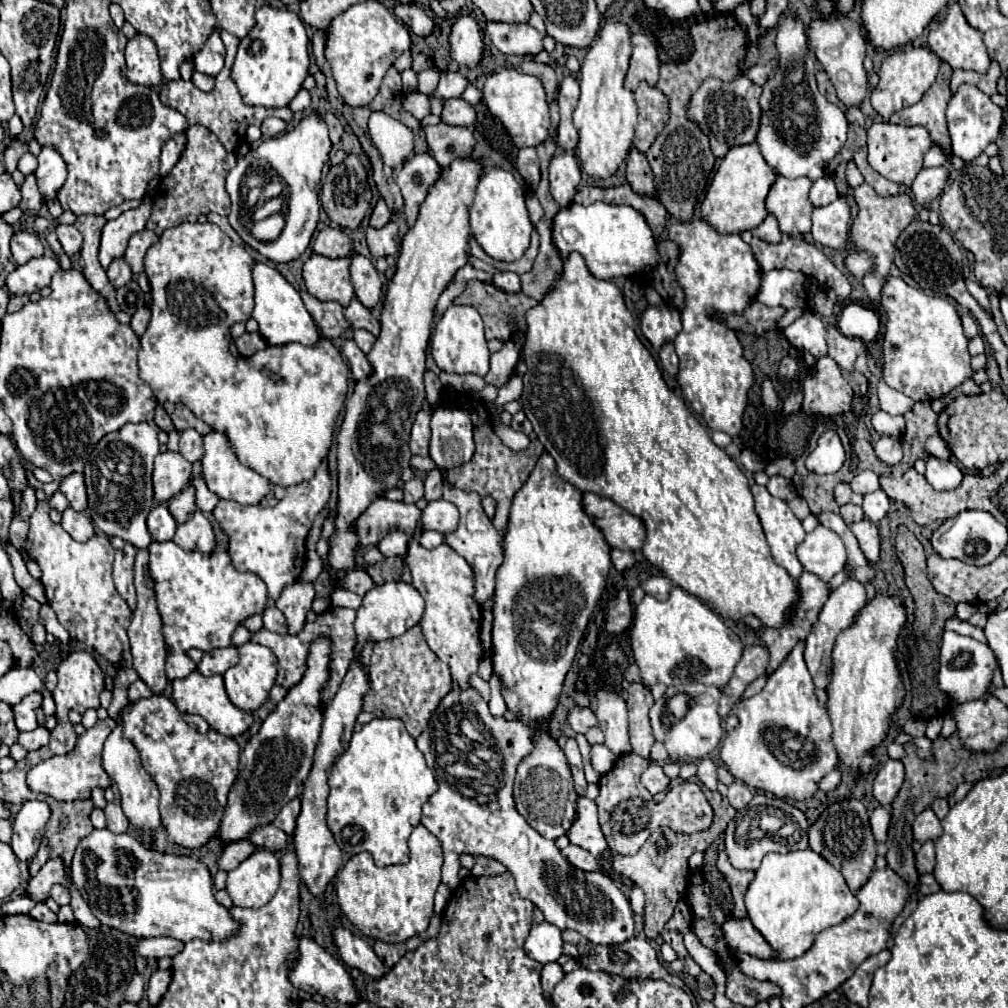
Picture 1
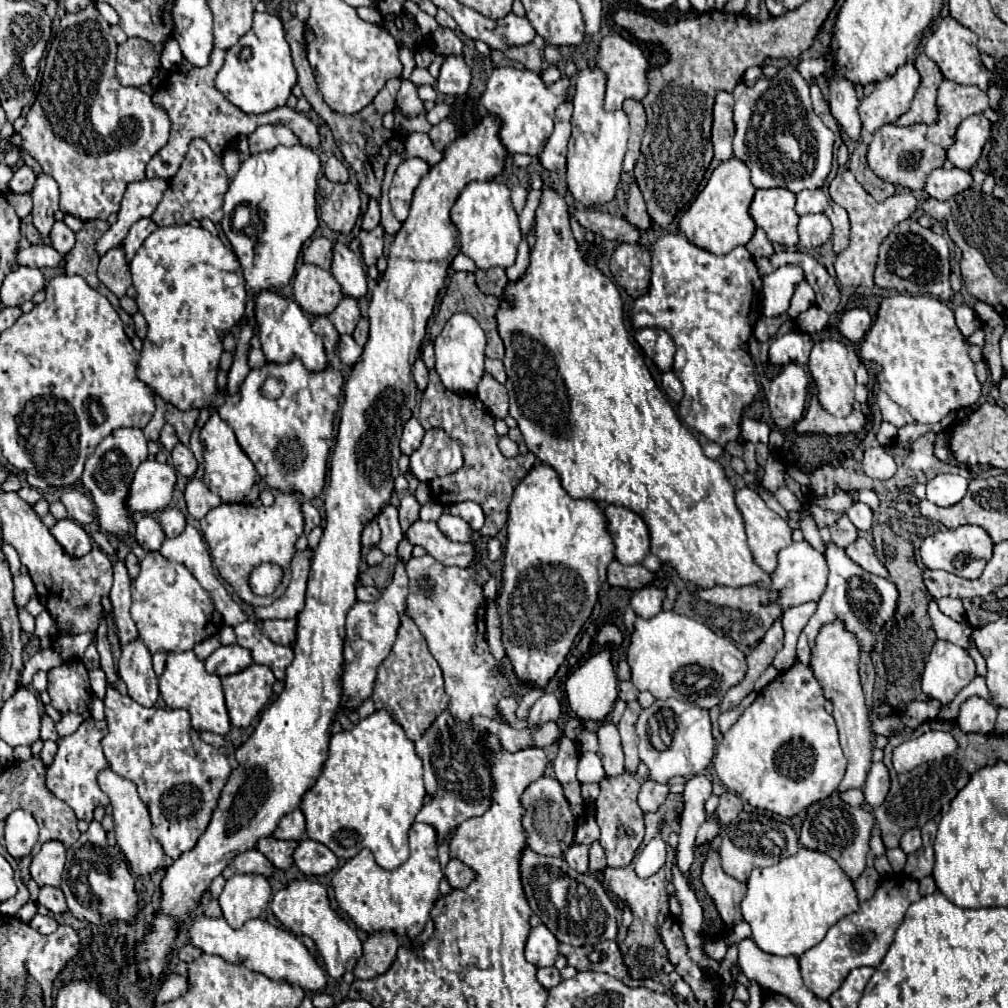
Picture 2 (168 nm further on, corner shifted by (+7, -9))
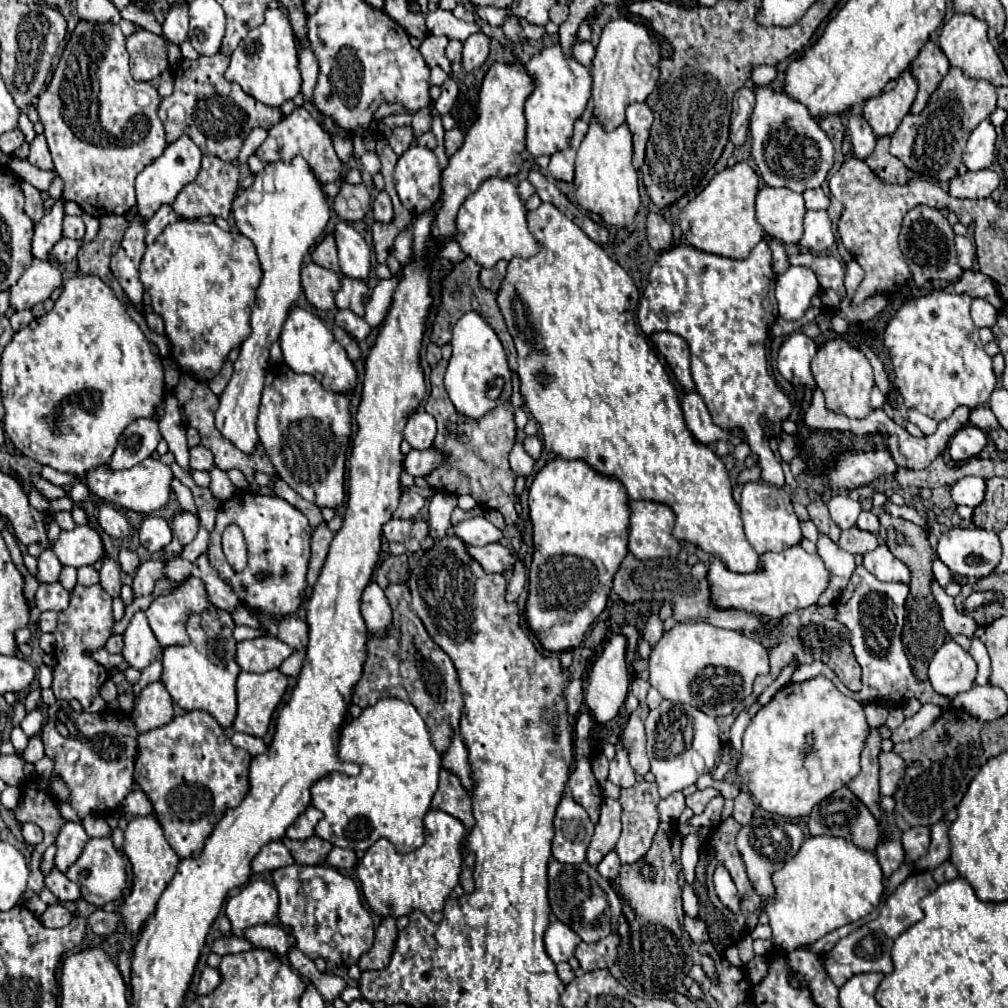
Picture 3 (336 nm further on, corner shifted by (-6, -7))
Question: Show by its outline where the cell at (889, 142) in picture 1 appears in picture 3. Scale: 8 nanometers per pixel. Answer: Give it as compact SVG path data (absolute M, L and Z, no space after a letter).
M949 68L949 74L941 80L941 86L933 92L927 108L919 114L907 114L901 126L891 136L891 154L899 158L909 170L921 174L927 180L949 182L961 164L961 152L971 136L975 126L989 118L997 108L997 88L985 80L971 80L961 74L955 74L955 68Z

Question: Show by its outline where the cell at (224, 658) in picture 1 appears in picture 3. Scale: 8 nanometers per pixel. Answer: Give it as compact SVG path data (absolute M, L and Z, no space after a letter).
M259 636L255 640L243 640L237 644L235 660L245 672L267 672L279 668L279 664L293 654L293 648L273 636Z

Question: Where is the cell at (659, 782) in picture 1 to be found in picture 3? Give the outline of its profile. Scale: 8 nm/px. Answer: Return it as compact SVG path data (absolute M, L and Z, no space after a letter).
M675 792L675 794L659 800L657 810L659 810L663 822L677 822L681 812L685 810L685 796L681 792Z

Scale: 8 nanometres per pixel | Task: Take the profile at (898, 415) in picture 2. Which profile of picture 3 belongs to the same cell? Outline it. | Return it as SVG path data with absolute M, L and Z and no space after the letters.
M909 410L909 422L913 422L923 434L933 434L937 430L937 422L917 410Z

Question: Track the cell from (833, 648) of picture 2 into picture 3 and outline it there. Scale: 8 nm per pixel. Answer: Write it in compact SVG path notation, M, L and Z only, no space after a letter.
M869 728L863 752L861 752L861 772L847 784L847 788L873 812L875 818L881 818L877 806L879 800L879 752L881 752L881 734L879 728Z

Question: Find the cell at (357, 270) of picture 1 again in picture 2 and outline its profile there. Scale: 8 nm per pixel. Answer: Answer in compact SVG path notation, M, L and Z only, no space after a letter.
M340 242L334 244L330 272L338 280L346 296L354 296L358 300L366 294L366 274L364 274L362 262L346 244L340 244Z

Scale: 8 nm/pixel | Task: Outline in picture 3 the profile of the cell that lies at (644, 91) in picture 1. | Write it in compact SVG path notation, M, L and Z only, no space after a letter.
M633 102L627 108L627 120L625 120L633 132L633 166L639 170L645 163L645 144L649 140L649 130L653 124L653 114L647 104Z

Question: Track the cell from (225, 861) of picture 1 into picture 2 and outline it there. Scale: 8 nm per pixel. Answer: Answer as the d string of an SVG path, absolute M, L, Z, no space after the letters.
M256 848L242 852L234 858L234 862L222 872L224 878L230 878L234 874L262 874L262 876L274 876L278 868Z

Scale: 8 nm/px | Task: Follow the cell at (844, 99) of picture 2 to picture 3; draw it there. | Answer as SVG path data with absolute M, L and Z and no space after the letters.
M853 114L849 118L849 124L847 124L847 130L849 130L849 136L851 136L851 144L853 144L853 154L859 158L859 160L865 160L873 148L875 148L875 142L877 142L877 136L873 134L871 126L867 124L867 120L859 114Z

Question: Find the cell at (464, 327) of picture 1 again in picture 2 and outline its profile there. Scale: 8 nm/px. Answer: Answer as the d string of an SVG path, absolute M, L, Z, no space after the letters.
M454 314L446 322L442 334L434 342L434 350L436 350L436 372L448 392L460 396L476 392L476 386L484 376L484 348L486 348L484 330L470 314Z

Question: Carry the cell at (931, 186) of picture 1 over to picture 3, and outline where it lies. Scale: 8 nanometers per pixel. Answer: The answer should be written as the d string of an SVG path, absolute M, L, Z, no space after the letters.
M977 170L951 178L949 194L955 198L987 198L997 186L999 176L993 170Z

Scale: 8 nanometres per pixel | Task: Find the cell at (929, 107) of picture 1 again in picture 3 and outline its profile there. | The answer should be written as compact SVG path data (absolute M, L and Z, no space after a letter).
M929 40L919 52L919 56L911 62L911 68L909 68L919 82L919 92L911 108L911 114L921 114L925 110L931 94L939 88L939 82L943 80L943 74L947 74L949 68L951 66L949 66L947 56L941 52L937 44Z

